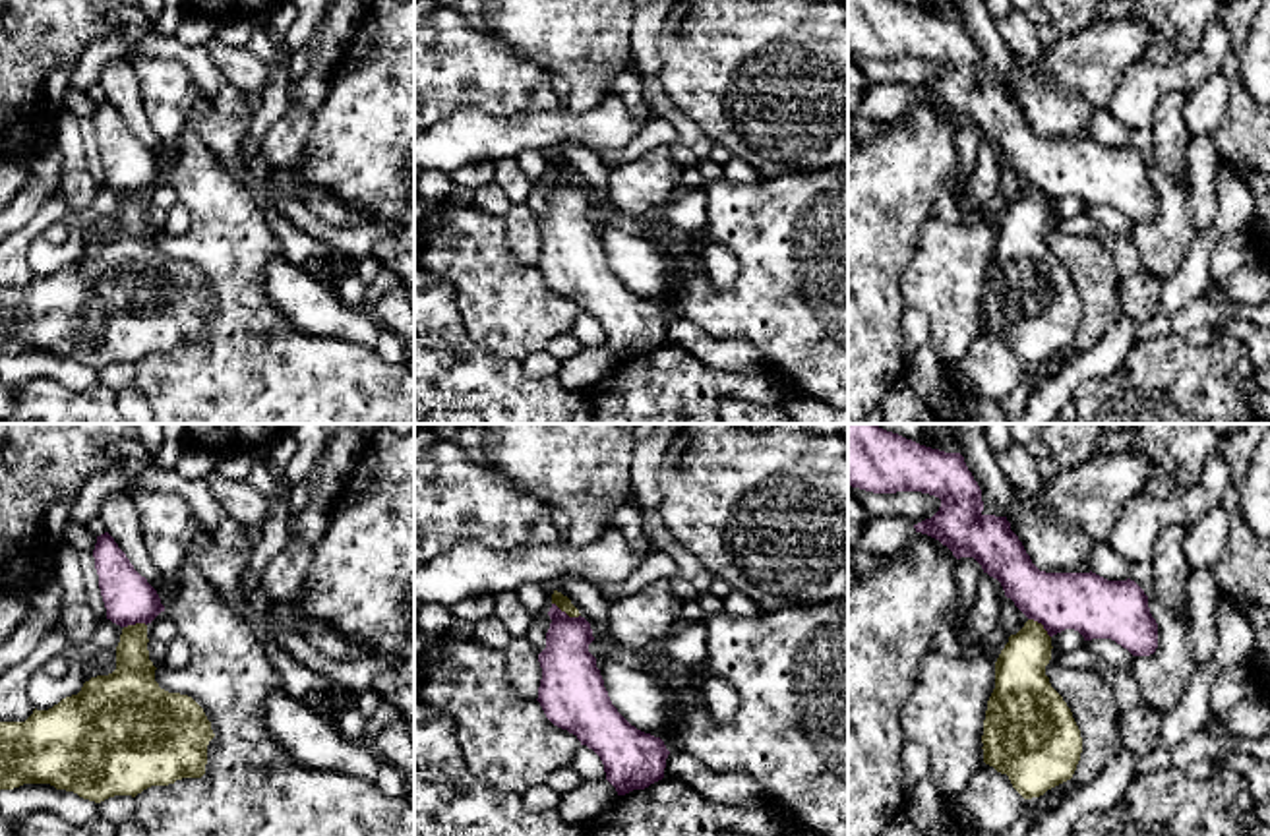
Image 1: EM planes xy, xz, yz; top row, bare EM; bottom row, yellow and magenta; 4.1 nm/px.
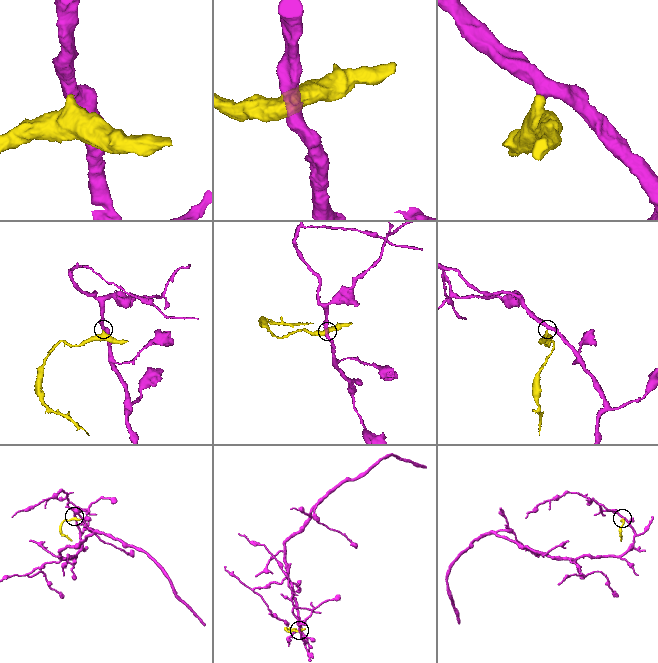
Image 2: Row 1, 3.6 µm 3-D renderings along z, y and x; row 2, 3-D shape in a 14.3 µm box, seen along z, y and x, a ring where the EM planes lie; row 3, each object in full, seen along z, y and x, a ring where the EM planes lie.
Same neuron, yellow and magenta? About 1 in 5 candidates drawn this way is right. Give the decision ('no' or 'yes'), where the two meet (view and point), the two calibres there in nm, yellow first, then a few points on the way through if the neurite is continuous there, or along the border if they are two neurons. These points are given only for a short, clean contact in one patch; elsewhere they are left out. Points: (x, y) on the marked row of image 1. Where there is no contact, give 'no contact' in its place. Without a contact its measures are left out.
no; meets yellow in xz at (566, 612); 60 nm thick on the yellow side, 220 nm on the other; border along xz (552, 602), (570, 616), (579, 616)

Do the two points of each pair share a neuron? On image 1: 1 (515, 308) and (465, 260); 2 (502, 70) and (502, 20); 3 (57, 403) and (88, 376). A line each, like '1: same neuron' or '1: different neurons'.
1: same neuron
2: different neurons
3: different neurons

